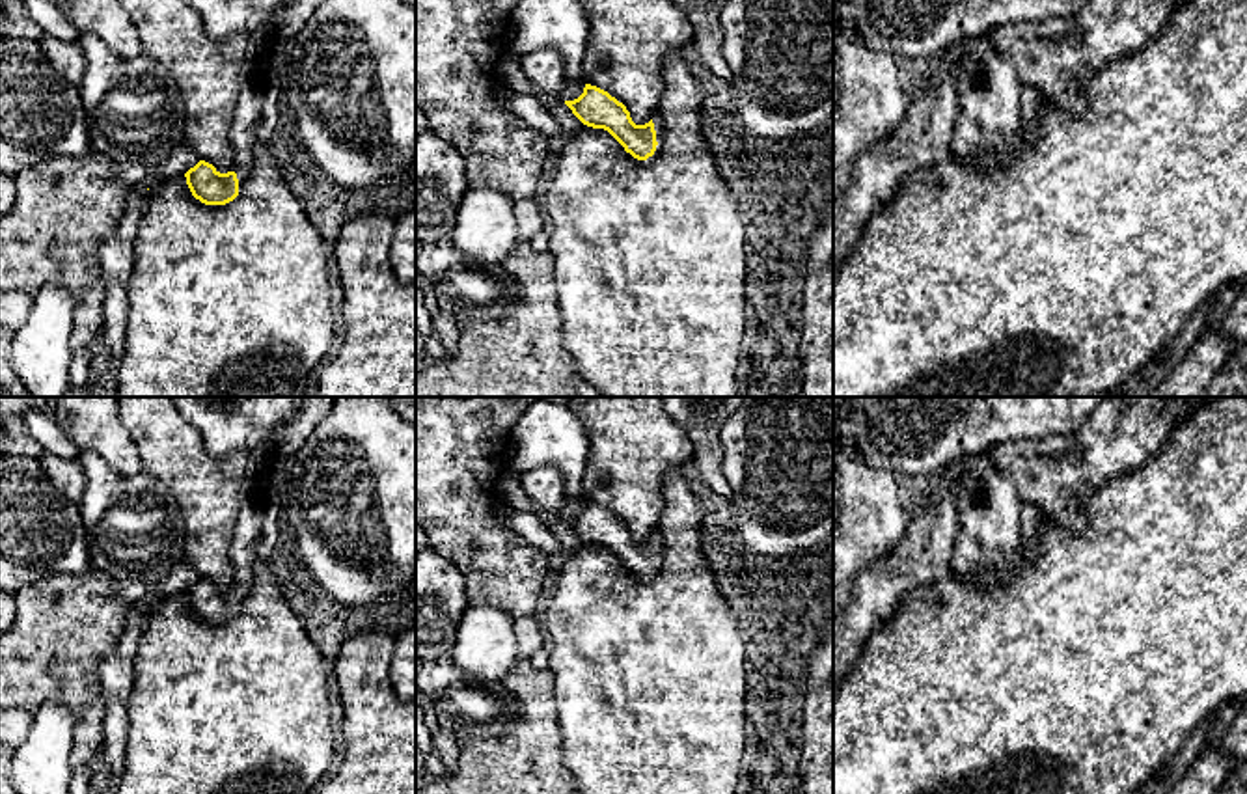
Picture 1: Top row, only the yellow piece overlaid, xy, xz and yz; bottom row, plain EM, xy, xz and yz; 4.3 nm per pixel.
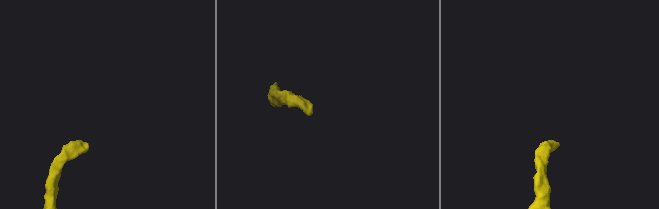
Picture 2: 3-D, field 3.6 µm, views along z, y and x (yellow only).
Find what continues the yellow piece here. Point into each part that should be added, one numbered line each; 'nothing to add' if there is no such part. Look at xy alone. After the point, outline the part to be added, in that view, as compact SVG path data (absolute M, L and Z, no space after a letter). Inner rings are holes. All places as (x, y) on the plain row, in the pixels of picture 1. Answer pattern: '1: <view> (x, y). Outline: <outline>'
1: xy (258, 528). Outline: M304 397L298 412L267 442L248 453L239 490L240 513L229 548L233 585L239 600L250 585L255 567L267 563L281 535L281 486L289 460L326 418L334 397Z

